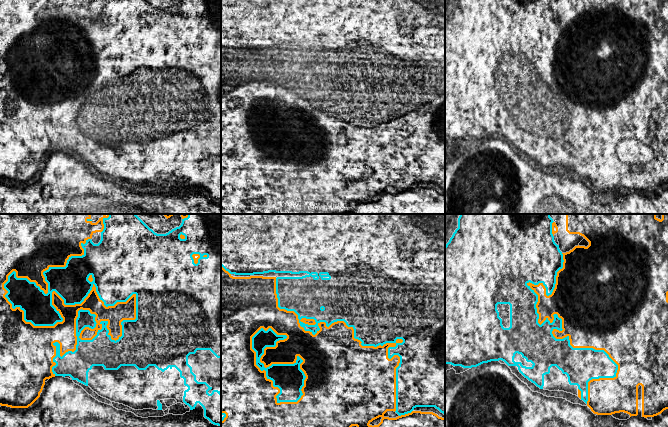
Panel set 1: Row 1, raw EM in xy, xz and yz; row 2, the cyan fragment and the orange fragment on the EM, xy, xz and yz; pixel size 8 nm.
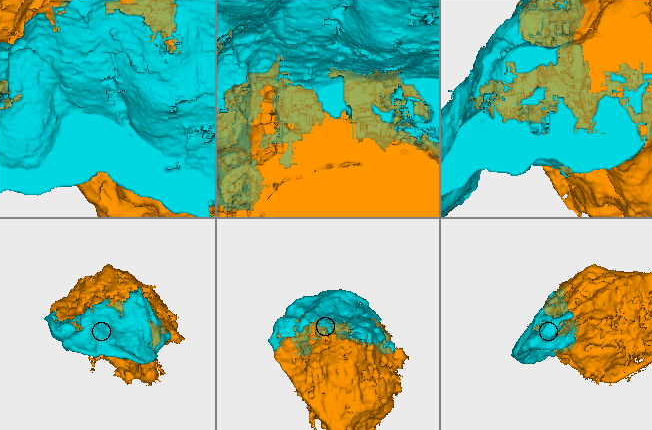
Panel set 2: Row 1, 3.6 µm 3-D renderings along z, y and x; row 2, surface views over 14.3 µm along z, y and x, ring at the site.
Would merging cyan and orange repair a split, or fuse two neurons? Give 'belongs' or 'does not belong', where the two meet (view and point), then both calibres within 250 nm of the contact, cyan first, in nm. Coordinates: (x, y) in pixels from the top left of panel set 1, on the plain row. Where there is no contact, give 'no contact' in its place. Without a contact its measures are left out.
belongs; contact xy (73, 80); calibres 280 and 180 nm

